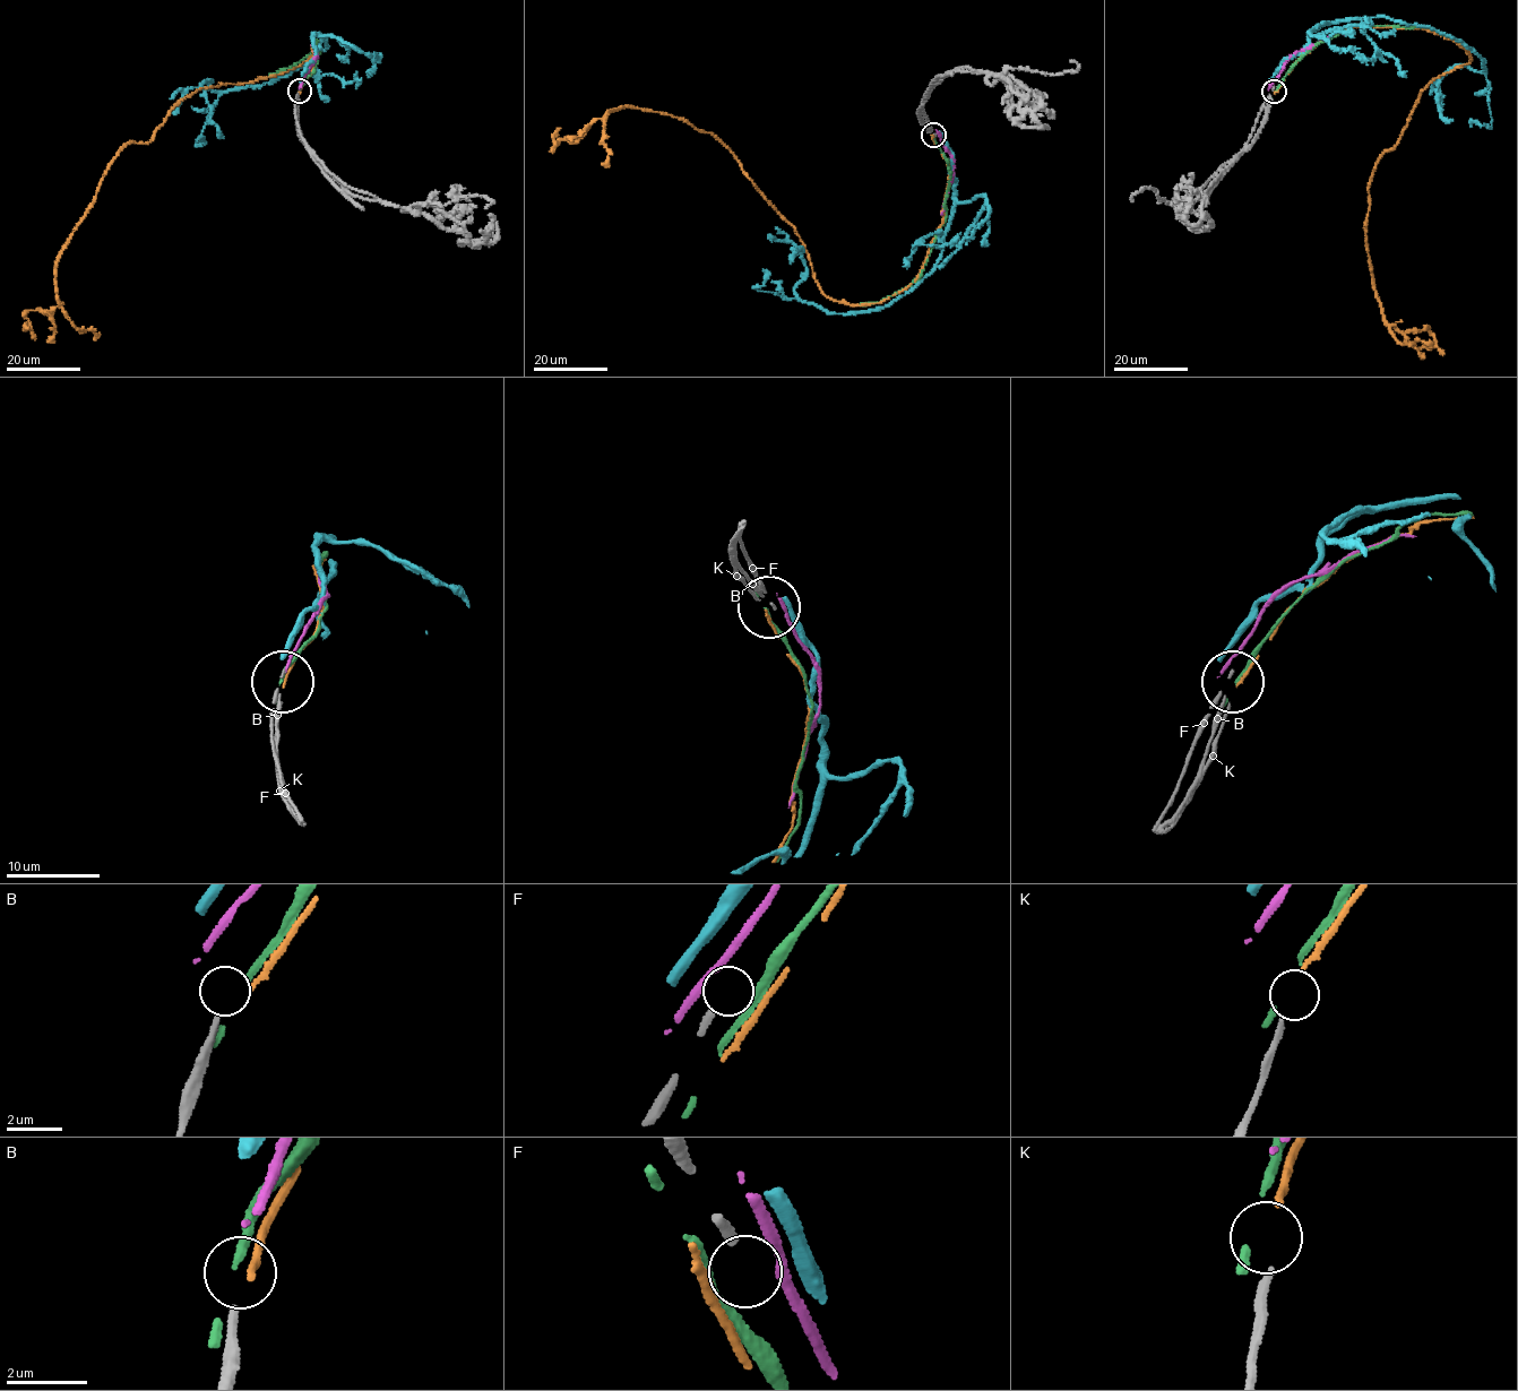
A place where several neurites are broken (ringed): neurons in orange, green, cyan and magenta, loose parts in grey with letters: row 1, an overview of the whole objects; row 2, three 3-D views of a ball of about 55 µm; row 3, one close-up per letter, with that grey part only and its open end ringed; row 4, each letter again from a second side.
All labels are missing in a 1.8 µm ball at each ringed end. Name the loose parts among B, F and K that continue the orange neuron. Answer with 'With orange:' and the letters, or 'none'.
With orange: none

